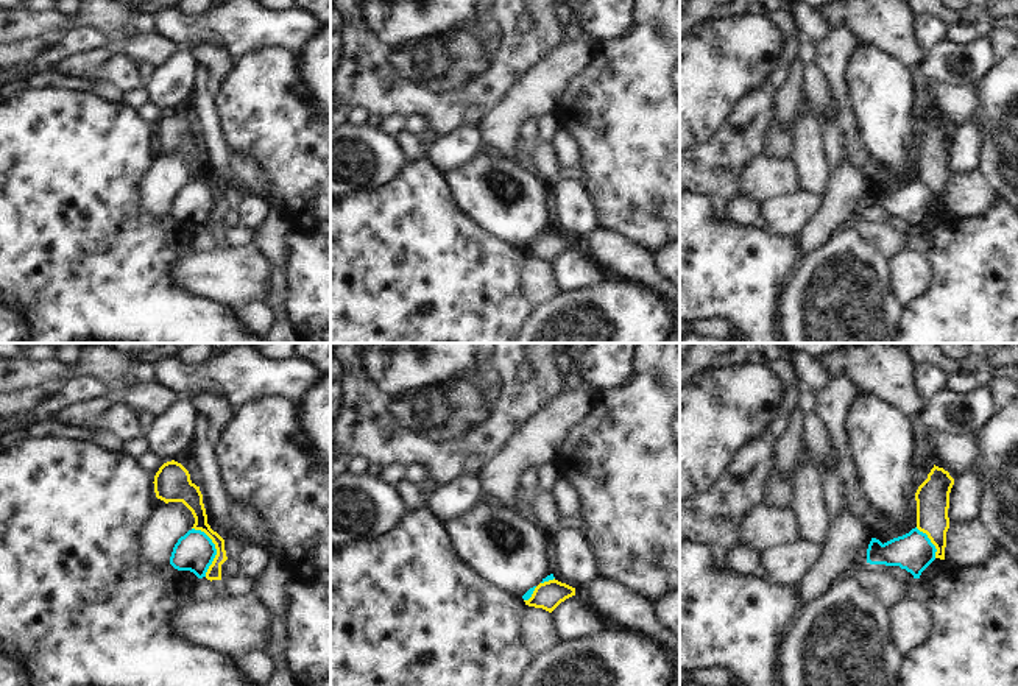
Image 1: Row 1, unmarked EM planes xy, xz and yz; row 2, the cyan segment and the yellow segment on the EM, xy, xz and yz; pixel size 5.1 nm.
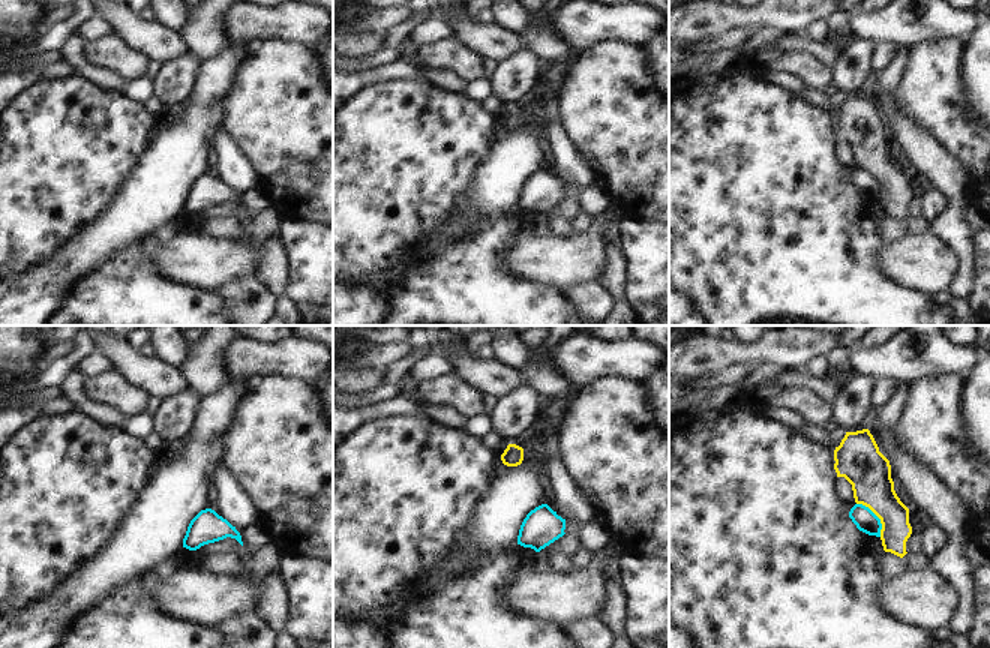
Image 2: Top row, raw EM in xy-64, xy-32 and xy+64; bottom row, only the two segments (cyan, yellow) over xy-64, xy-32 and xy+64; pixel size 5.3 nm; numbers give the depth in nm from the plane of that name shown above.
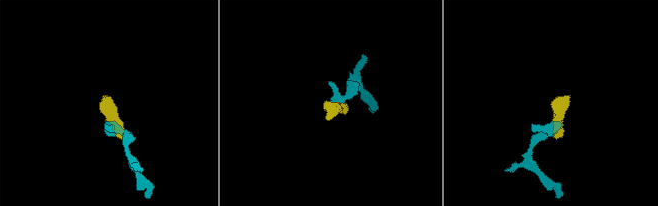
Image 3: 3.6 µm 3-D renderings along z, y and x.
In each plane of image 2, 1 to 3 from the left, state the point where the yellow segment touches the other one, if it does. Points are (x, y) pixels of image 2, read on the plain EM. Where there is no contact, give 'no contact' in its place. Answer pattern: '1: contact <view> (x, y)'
1: no contact
2: no contact
3: contact xy+64 (876, 180)

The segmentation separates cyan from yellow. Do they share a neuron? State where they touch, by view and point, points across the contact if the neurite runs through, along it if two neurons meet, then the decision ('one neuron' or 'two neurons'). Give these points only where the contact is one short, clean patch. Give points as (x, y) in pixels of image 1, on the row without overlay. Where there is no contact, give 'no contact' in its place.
xy (215, 200) | along xy (192, 178), (203, 183), (215, 200), (215, 208), (205, 226) | two neurons

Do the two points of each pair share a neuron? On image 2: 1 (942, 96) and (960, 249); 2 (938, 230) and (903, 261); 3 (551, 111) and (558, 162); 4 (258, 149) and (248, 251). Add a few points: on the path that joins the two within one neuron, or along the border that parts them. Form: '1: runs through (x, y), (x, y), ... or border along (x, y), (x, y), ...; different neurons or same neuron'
1: border along (924, 129), (965, 165), (969, 183); different neurons
2: border along (927, 231), (941, 239), (959, 258); different neurons
3: runs through (554, 123), (558, 150); same neuron
4: border along (267, 213), (272, 219); different neurons

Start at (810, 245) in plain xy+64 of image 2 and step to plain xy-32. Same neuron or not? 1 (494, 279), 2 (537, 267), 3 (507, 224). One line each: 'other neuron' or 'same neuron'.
1: same neuron
2: other neuron
3: same neuron

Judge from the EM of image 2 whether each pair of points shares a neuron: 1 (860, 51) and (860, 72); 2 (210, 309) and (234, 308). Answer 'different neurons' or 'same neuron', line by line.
1: same neuron
2: different neurons

